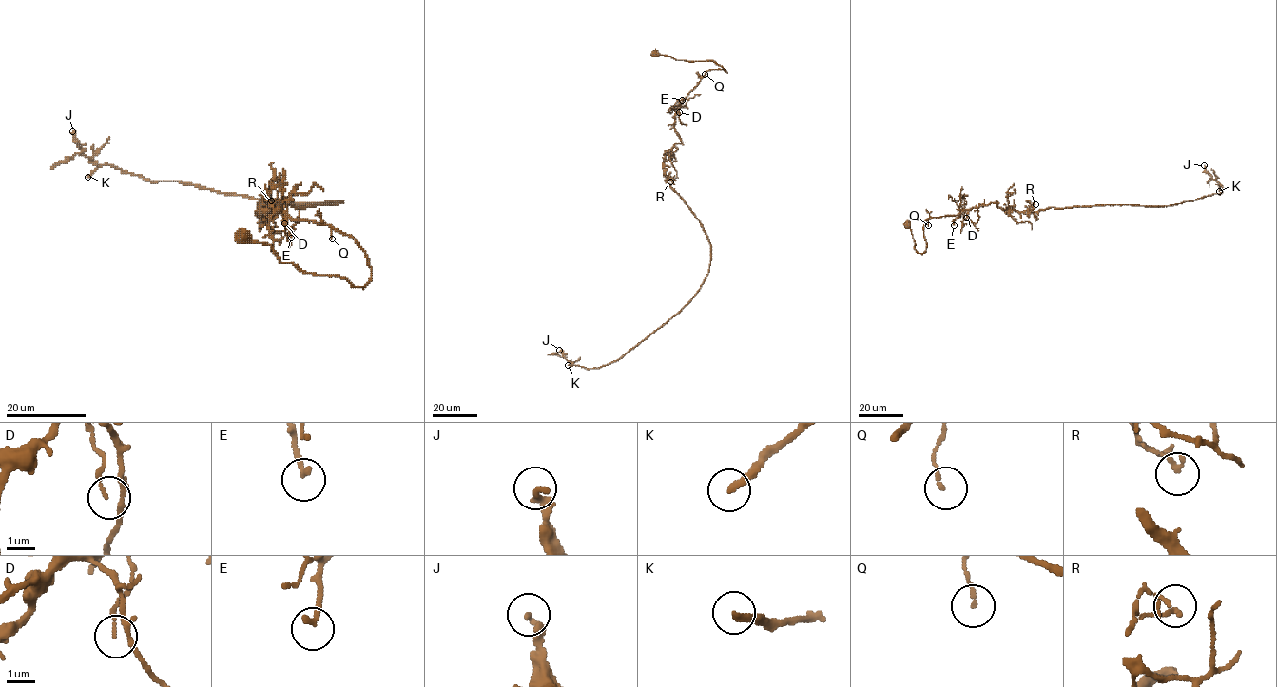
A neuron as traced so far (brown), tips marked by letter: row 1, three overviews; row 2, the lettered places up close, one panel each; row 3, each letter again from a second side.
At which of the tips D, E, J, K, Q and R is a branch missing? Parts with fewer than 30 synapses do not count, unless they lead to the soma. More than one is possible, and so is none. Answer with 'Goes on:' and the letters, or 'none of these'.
Goes on: K

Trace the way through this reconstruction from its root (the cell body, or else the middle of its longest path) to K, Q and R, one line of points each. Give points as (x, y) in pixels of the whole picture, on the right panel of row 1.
K: (1053, 207), (1164, 206), (1219, 194), (1222, 191), (1220, 184), (1219, 191)
Q: (1053, 207), (1037, 212), (1018, 212), (1003, 209), (990, 202), (956, 215), (930, 218), (928, 225)
R: (1053, 207), (1033, 211), (1030, 207), (1035, 204)

